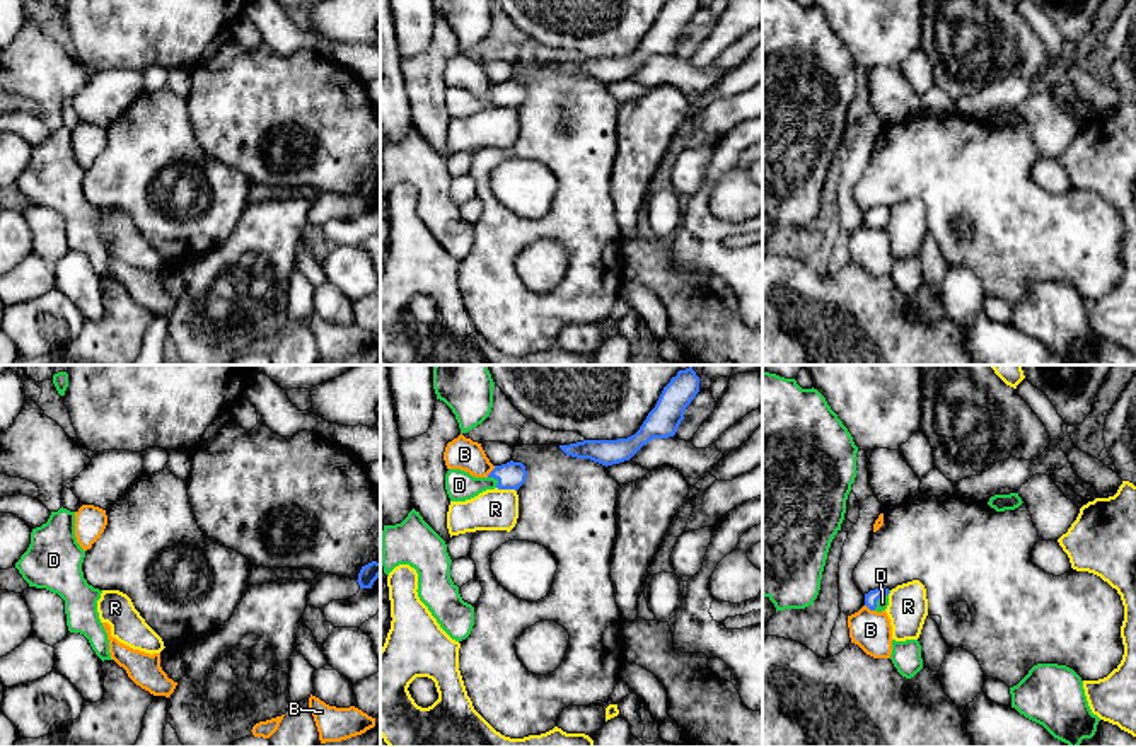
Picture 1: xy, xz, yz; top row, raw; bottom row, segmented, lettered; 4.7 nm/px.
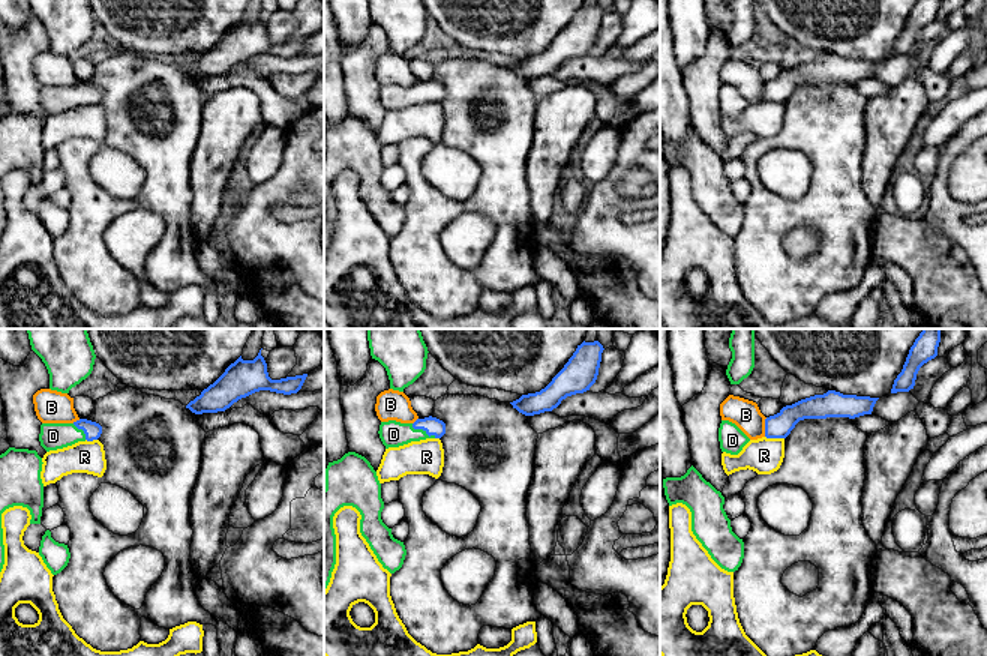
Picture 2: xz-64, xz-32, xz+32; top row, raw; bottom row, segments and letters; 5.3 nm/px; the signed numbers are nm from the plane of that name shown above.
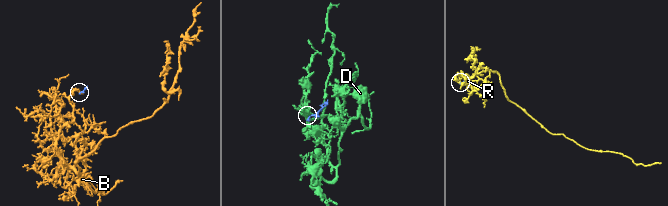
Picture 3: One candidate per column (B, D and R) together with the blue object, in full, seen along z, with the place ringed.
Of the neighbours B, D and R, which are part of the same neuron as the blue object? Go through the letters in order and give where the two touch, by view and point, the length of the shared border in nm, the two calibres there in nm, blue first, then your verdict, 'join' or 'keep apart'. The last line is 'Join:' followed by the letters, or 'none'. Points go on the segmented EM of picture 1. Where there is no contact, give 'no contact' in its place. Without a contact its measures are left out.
B: contact xz (492, 471); length 70 nm; calibres 130 and 150 nm; keep apart
D: contact xz (495, 478); length 70 nm; calibres 130 and 140 nm; join
R: contact xz (507, 488); length 100 nm; calibres 130 and 190 nm; keep apart
Join: D

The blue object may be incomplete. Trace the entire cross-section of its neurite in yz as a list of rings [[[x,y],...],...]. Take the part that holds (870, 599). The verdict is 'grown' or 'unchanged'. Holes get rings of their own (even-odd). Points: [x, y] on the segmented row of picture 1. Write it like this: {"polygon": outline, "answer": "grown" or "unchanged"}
{"polygon": [[[885,587],[870,590],[868,594],[865,594],[865,605],[866,605],[870,611],[882,612],[882,611],[885,611],[887,605],[889,605],[889,594],[890,594],[890,590],[885,588]]], "answer": "grown"}

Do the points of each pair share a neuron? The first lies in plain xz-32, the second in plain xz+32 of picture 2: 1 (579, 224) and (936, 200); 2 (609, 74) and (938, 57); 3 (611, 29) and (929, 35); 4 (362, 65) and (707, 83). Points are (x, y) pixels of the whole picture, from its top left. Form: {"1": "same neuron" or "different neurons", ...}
{"1": "same neuron", "2": "different neurons", "3": "same neuron", "4": "same neuron"}

